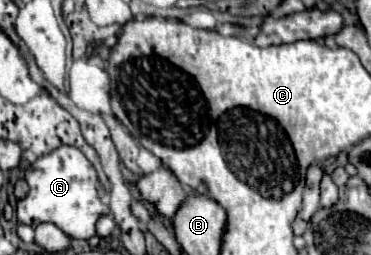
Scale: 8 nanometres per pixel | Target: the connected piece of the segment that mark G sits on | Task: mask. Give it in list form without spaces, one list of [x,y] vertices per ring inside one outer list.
[[[62,145],[56,151],[38,157],[38,161],[28,167],[26,181],[30,185],[30,191],[16,205],[16,217],[24,225],[36,227],[44,221],[50,221],[74,239],[90,239],[92,235],[96,235],[98,217],[110,213],[110,209],[100,203],[98,177],[94,167],[76,147]]]

